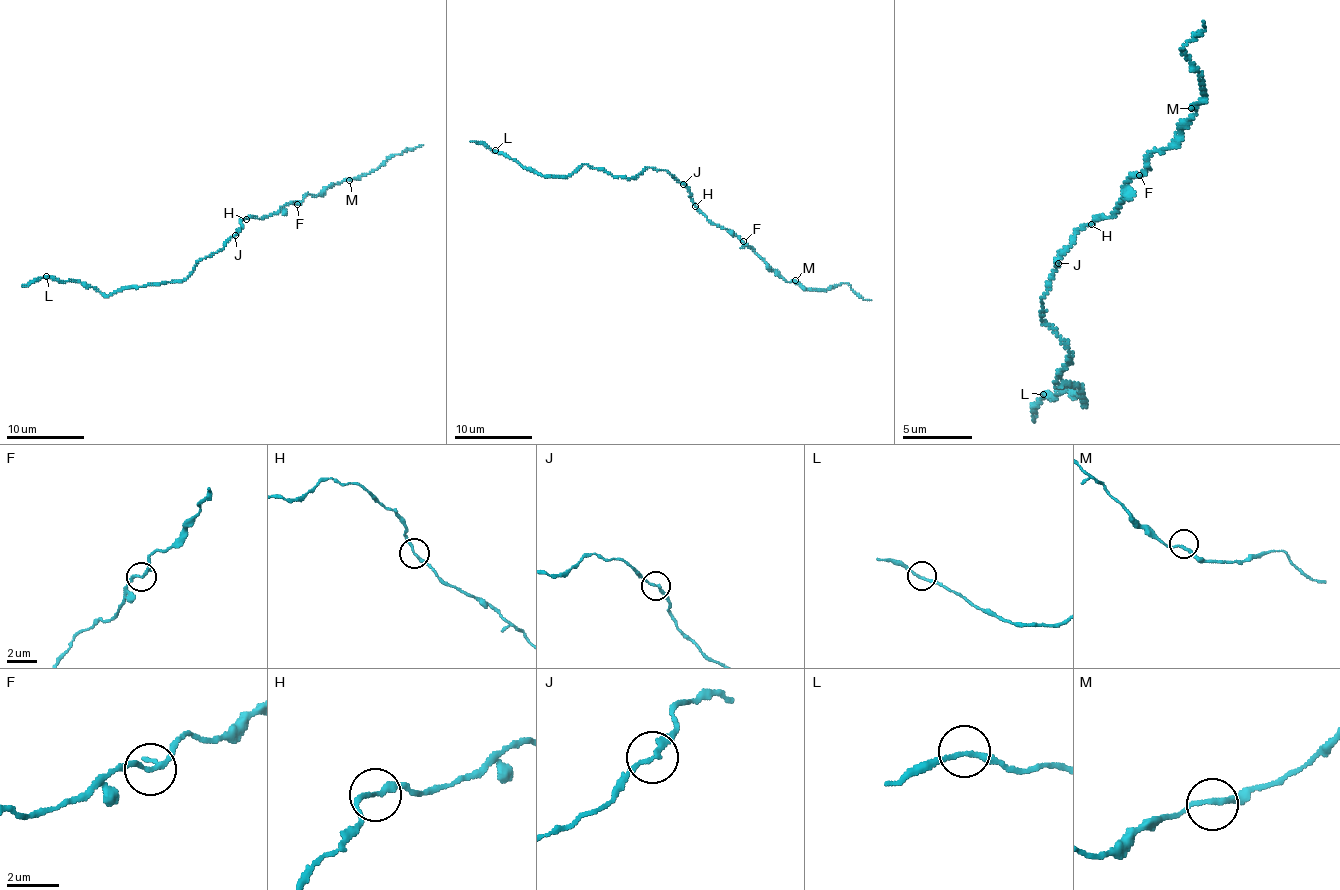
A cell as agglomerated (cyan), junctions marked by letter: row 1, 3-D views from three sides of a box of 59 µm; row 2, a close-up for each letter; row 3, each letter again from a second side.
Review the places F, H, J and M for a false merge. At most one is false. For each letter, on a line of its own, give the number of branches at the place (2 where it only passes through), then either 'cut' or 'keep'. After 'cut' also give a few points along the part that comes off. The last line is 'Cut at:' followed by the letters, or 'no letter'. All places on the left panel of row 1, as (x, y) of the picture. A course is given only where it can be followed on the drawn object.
F: 2 branches meet; keep
H: 2 branches meet; keep
J: 2 branches meet; keep
M: 2 branches meet; keep
Cut at: no letter

